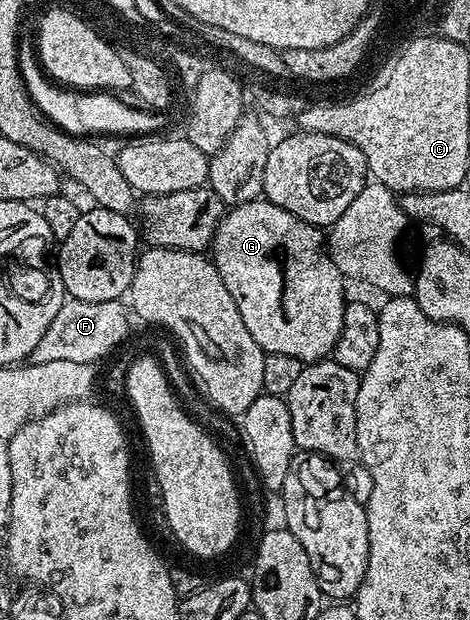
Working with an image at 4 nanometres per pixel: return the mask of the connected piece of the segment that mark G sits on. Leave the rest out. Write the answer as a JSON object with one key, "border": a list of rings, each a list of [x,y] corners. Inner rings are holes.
{"border":[[[260,198],[234,205],[224,215],[215,231],[210,251],[215,252],[213,263],[221,274],[221,282],[225,282],[225,290],[233,294],[233,302],[237,302],[237,310],[241,310],[249,334],[253,334],[253,342],[257,342],[264,353],[293,354],[293,358],[304,362],[321,360],[334,353],[349,300],[343,297],[345,277],[334,265],[324,233],[314,224],[289,214],[289,210],[281,210],[281,206],[266,198]]]}

